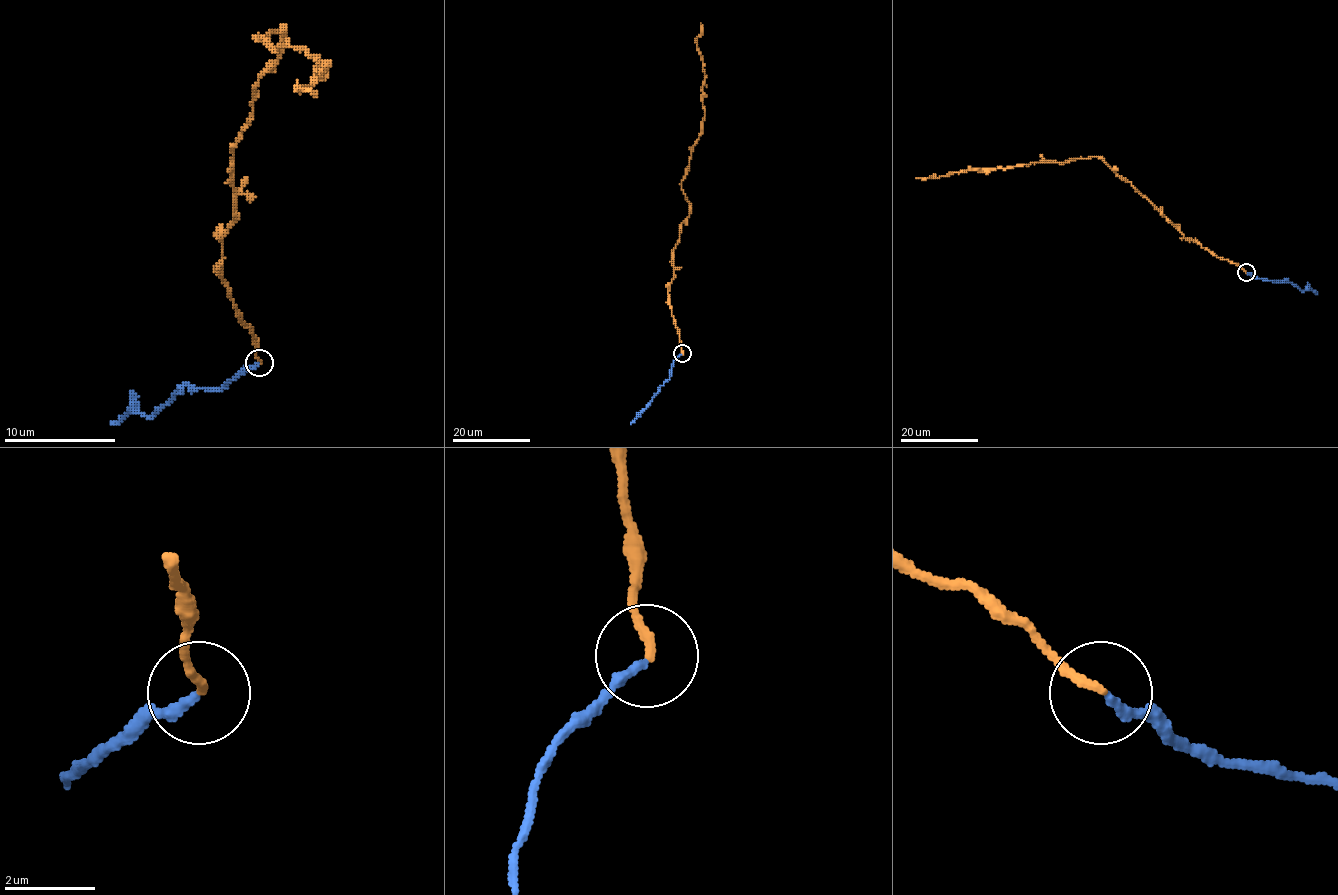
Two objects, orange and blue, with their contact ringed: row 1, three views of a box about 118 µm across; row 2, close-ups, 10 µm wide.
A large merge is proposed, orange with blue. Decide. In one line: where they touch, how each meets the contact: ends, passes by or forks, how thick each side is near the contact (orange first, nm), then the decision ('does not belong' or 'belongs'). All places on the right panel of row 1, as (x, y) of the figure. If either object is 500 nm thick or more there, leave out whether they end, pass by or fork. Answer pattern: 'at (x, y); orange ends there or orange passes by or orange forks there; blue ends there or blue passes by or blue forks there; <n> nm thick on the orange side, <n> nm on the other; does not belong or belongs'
at (1246, 272); orange ends there; blue ends there; 200 nm thick on the orange side, 200 nm on the other; does not belong

